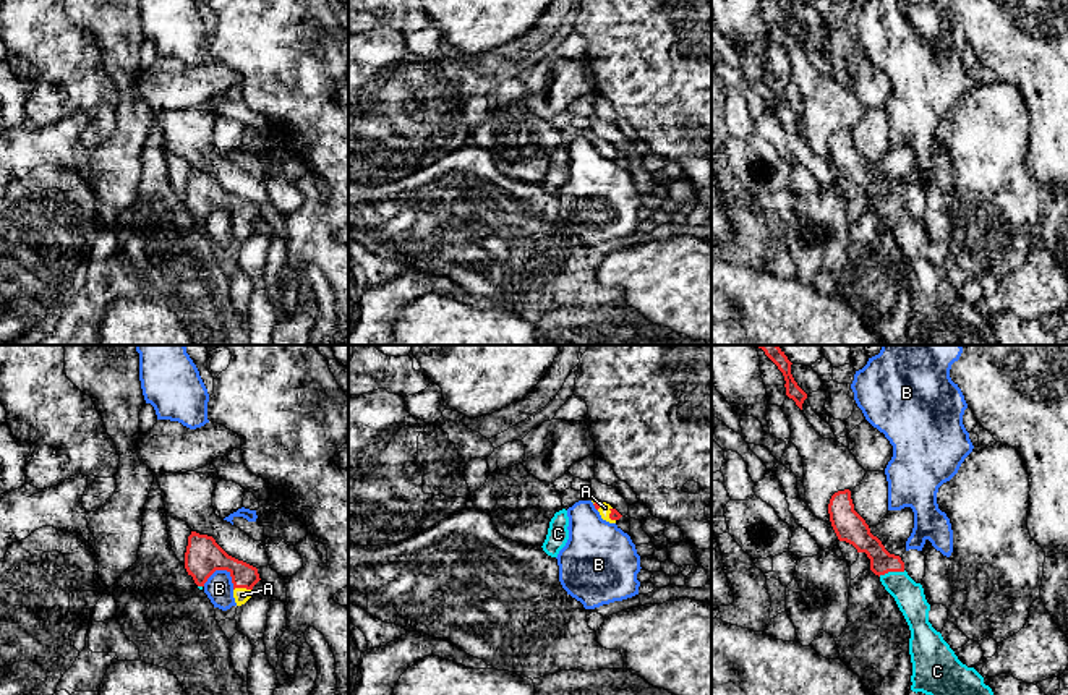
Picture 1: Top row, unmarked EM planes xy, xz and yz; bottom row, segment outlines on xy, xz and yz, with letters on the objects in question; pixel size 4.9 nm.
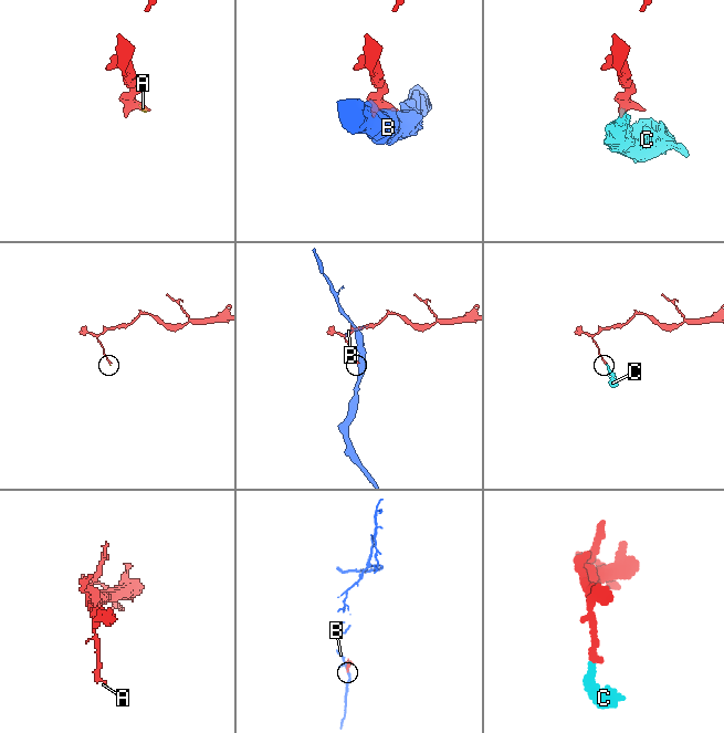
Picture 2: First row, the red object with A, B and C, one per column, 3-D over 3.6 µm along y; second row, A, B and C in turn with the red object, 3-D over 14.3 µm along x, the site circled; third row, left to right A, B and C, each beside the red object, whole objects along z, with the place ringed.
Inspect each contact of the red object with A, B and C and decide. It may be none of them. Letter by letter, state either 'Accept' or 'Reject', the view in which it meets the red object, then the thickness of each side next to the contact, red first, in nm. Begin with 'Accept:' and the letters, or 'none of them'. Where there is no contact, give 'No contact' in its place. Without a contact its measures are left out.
Accept: A, C
A: Accept. Touches red in xy. Thickness 180 nm (red) against 80 nm
B: Reject. Touches red in xy. Thickness 180 nm (red) against 140 nm
C: Accept. Touches red in yz. Thickness 130 nm (red) against 150 nm

